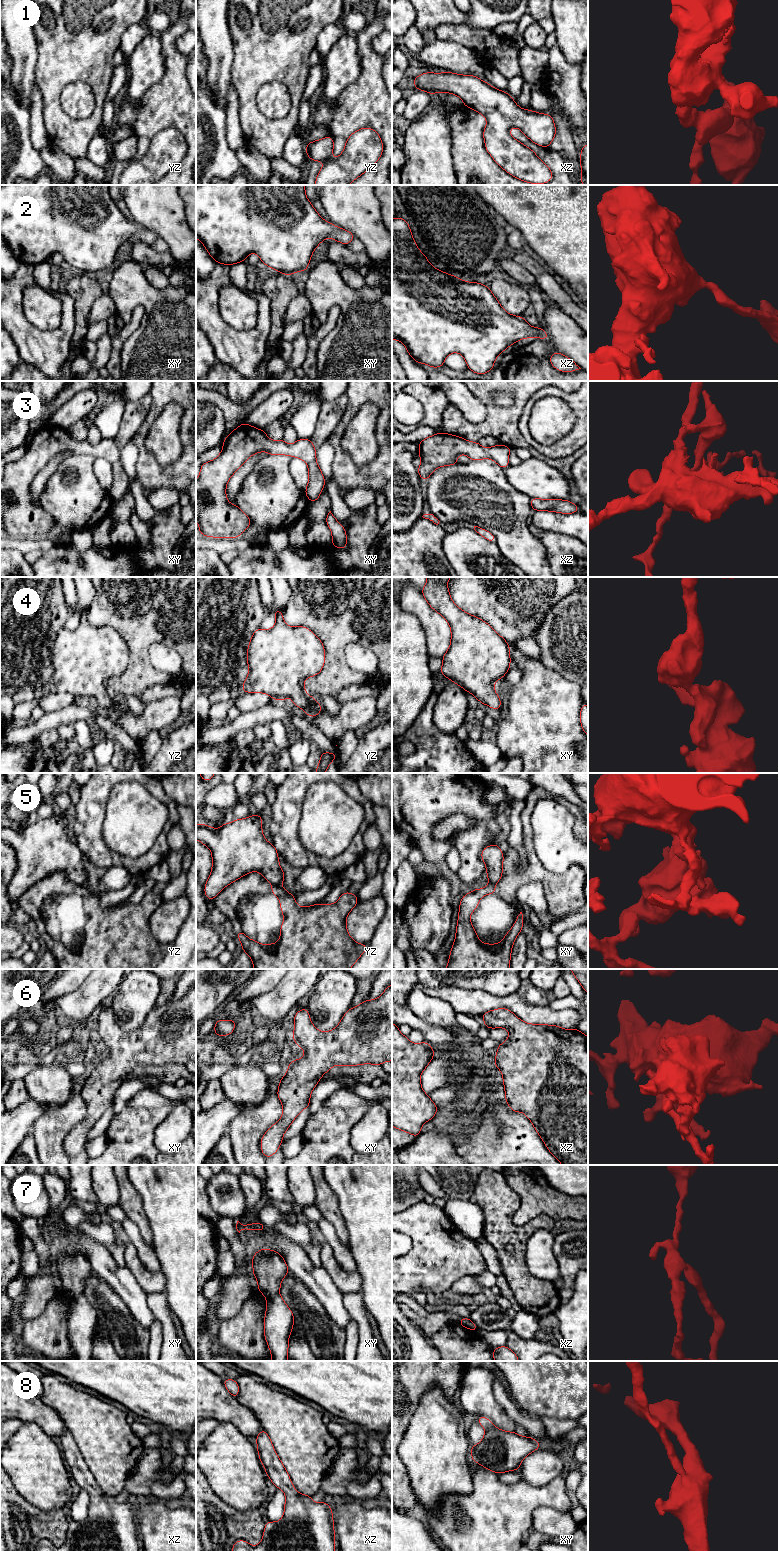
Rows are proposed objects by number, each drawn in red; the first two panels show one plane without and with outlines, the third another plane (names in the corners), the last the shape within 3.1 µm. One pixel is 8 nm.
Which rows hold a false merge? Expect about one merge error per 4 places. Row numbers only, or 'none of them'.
5, 7

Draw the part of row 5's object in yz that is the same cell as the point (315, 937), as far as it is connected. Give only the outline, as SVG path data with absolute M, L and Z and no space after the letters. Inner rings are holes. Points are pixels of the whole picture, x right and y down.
M272 884L271 894L279 898L284 916L280 929L280 940L275 944L262 945L255 940L250 940L243 930L235 932L241 942L243 952L251 957L254 969L350 969L368 948L368 944L356 943L347 932L346 917L357 904L357 895L346 891L335 904L316 903L308 907L299 907L296 904L294 893L288 893L281 886Z

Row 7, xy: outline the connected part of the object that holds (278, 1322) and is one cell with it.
M280 1295L267 1298L264 1317L264 1337L272 1358L271 1361L288 1361L288 1339L295 1317Z

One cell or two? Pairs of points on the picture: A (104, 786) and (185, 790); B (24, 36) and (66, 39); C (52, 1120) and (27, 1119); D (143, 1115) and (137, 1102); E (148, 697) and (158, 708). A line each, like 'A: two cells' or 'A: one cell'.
A: two cells
B: two cells
C: two cells
D: two cells
E: two cells

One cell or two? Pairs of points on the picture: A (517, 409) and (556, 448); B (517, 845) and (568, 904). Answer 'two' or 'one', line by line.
A: two
B: two

